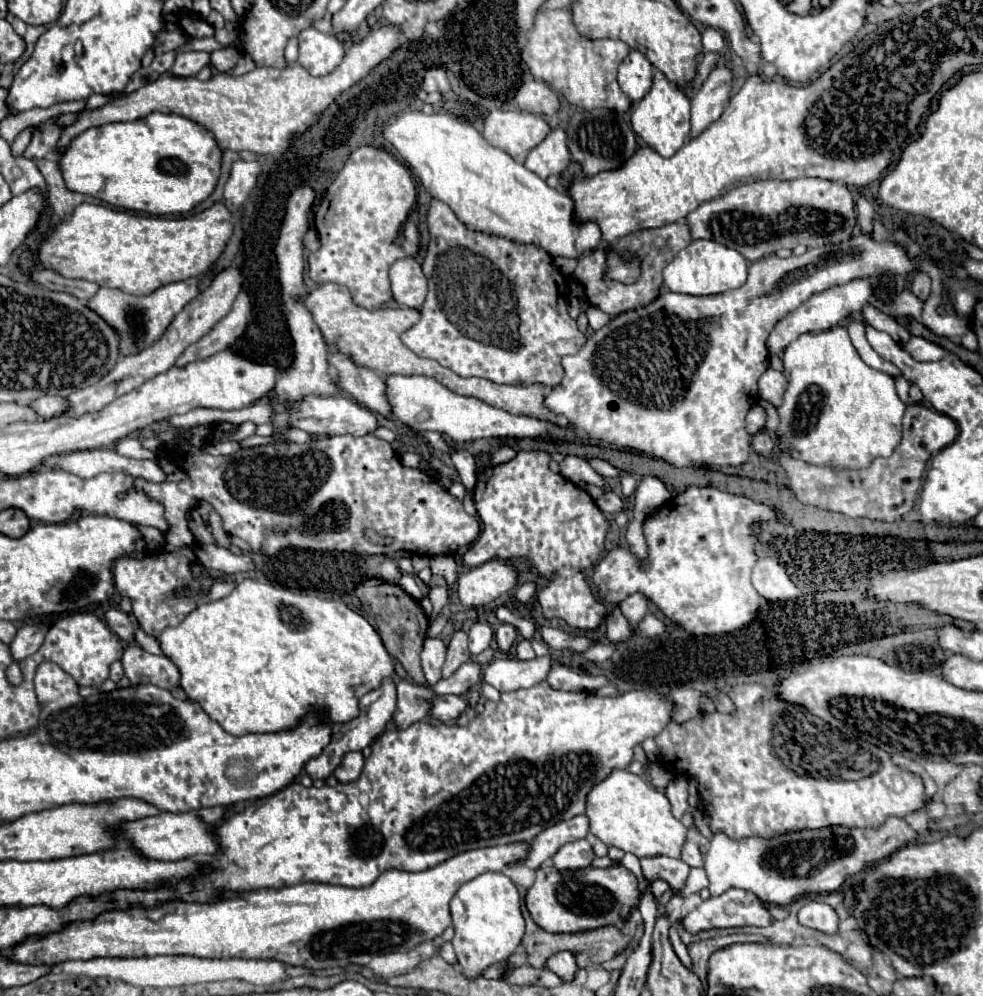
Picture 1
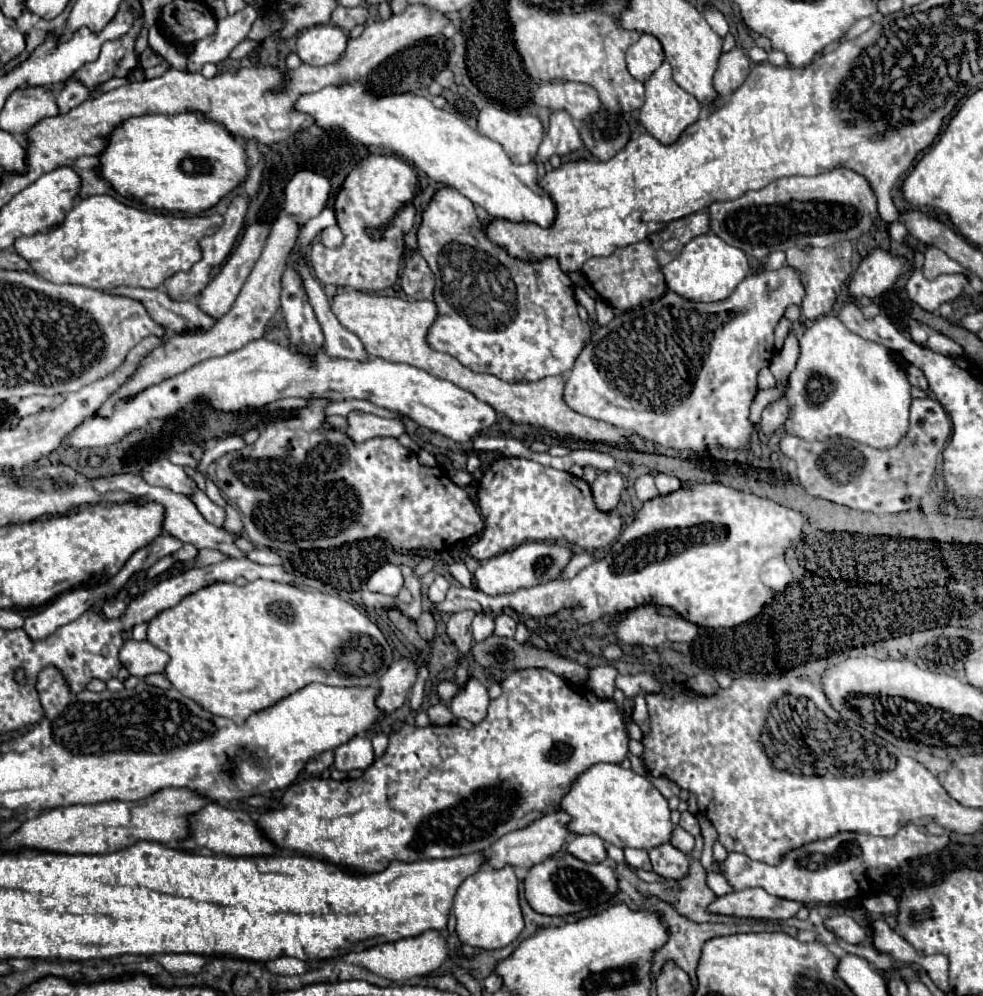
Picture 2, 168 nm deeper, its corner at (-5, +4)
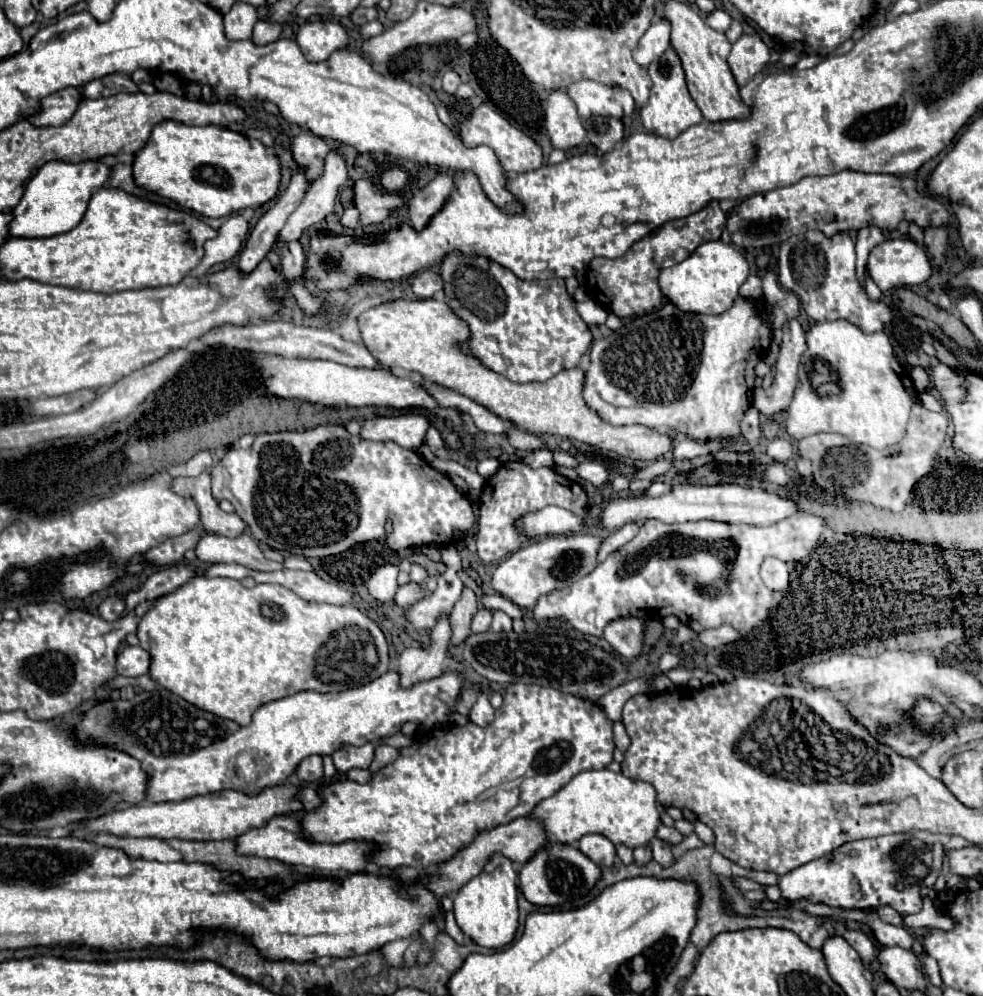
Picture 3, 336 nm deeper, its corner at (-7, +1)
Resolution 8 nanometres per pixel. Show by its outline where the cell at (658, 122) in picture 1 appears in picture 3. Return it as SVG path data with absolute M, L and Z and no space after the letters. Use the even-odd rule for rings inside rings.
M673 48L665 50L665 54L659 60L649 64L649 76L653 80L653 88L651 88L651 96L649 96L647 104L641 108L641 120L649 132L655 132L663 138L677 138L689 126L701 124L703 114L687 90L683 66Z

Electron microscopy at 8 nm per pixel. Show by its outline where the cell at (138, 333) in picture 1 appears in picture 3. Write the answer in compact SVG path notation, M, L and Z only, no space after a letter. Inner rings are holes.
M239 214L229 216L217 230L217 236L205 242L205 256L201 264L191 272L191 276L203 276L213 264L229 262L233 256L237 256L247 238L247 232L249 224Z

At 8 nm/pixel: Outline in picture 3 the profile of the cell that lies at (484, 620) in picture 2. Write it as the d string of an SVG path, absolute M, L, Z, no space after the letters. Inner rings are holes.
M481 608L481 610L473 616L471 630L473 630L473 632L487 632L487 630L491 628L491 618L493 618L493 612Z

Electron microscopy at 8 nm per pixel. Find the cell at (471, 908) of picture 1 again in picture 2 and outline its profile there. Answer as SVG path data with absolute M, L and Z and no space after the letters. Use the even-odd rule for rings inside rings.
M481 867L477 873L467 877L459 885L453 901L459 941L463 945L471 945L483 951L493 951L511 945L525 927L517 889L519 889L519 879L515 877L513 867L503 867L503 869Z

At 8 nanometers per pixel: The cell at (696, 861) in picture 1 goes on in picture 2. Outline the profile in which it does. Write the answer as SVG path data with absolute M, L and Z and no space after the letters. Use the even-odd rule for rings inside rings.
M677 827L677 829L673 831L671 845L673 845L673 847L677 847L679 851L683 851L683 853L691 853L691 851L693 851L693 847L695 847L695 839L693 839L693 835L689 835L685 829Z

